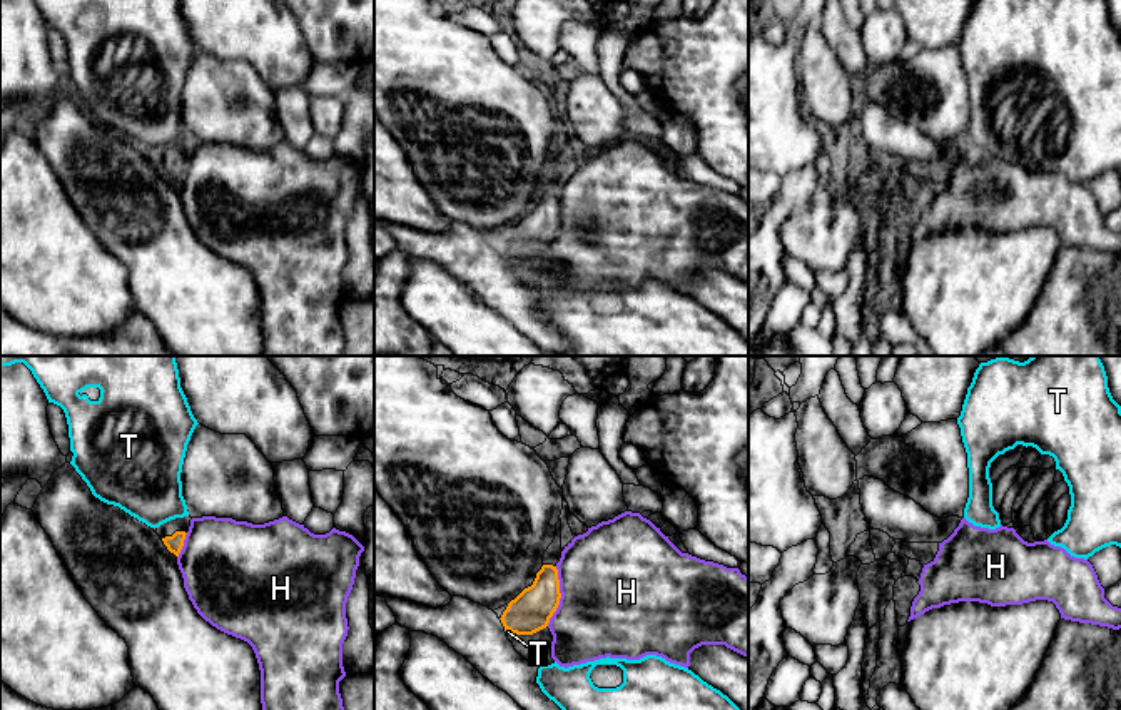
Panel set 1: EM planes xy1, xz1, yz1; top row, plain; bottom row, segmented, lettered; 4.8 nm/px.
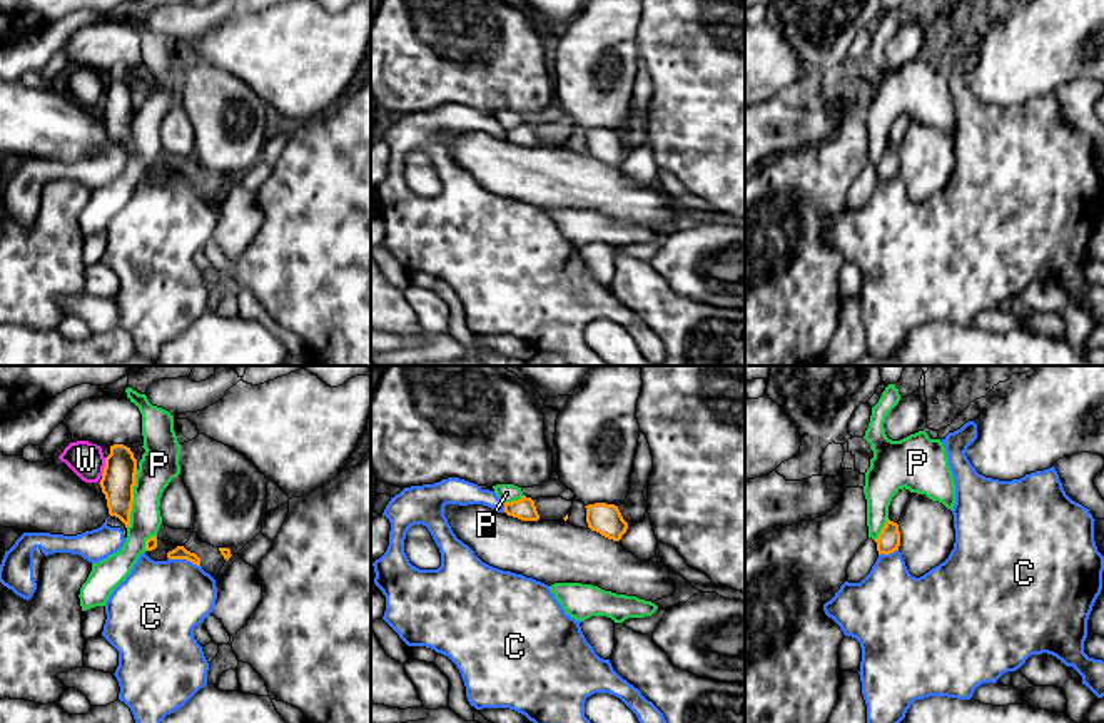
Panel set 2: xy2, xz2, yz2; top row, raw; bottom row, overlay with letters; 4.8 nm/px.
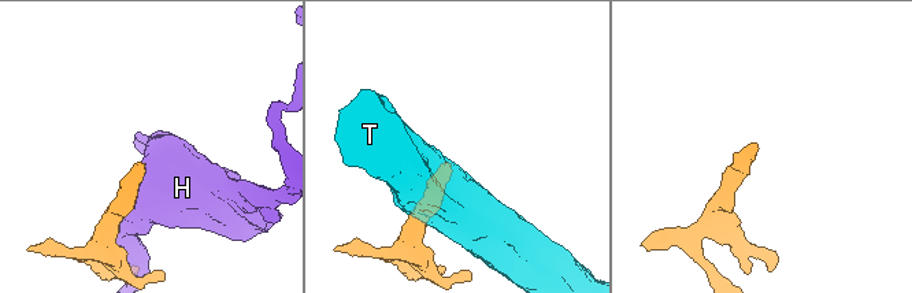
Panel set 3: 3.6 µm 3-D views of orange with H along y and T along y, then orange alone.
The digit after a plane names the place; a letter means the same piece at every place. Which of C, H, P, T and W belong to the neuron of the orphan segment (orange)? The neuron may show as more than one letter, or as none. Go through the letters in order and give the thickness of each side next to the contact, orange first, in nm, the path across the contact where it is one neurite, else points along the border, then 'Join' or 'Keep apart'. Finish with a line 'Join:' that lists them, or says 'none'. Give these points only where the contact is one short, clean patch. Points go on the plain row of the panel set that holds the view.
C: Thickness 60 nm (orange) against 400 nm. Boundary: xy2 (169, 184), (186, 184), (199, 192). Keep apart
H: Thickness 200 nm (orange) against 500 nm. Keep apart
P: Thickness 160 nm (orange) against 190 nm. Boundary: xy2 (137, 96), (131, 151), (127, 154). Keep apart
T: Thickness 200 nm (orange) against 20 nm. Keep apart
W: Thickness 160 nm (orange) against 170 nm. Boundary: xy2 (106, 84), (101, 101). Keep apart
Join: none

